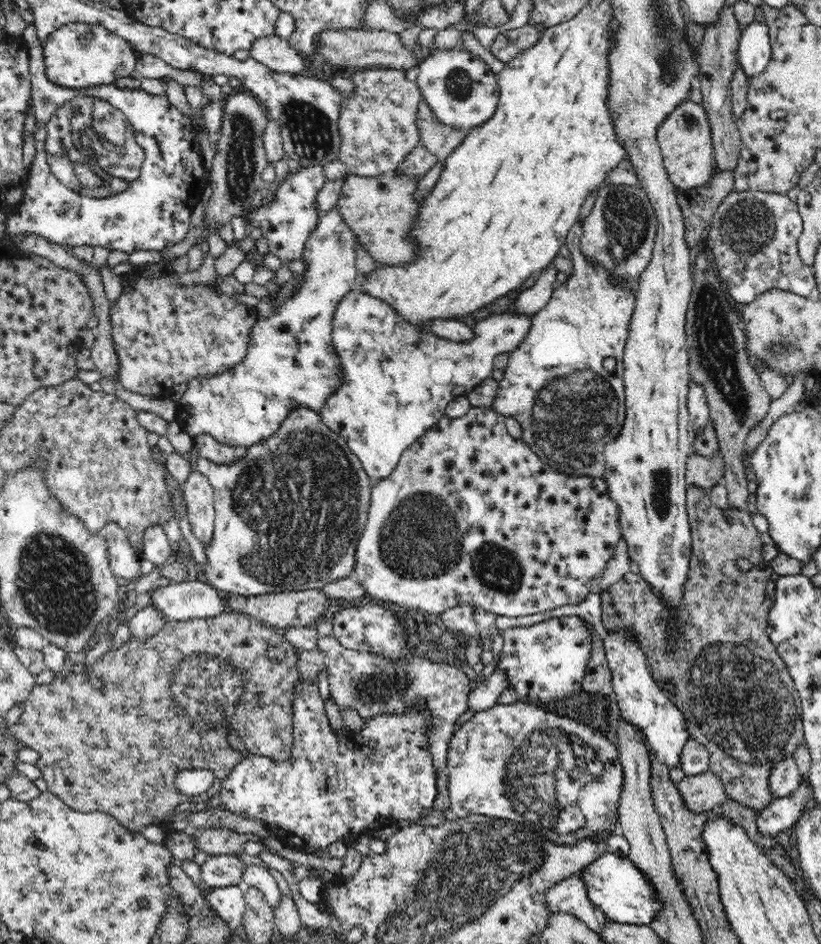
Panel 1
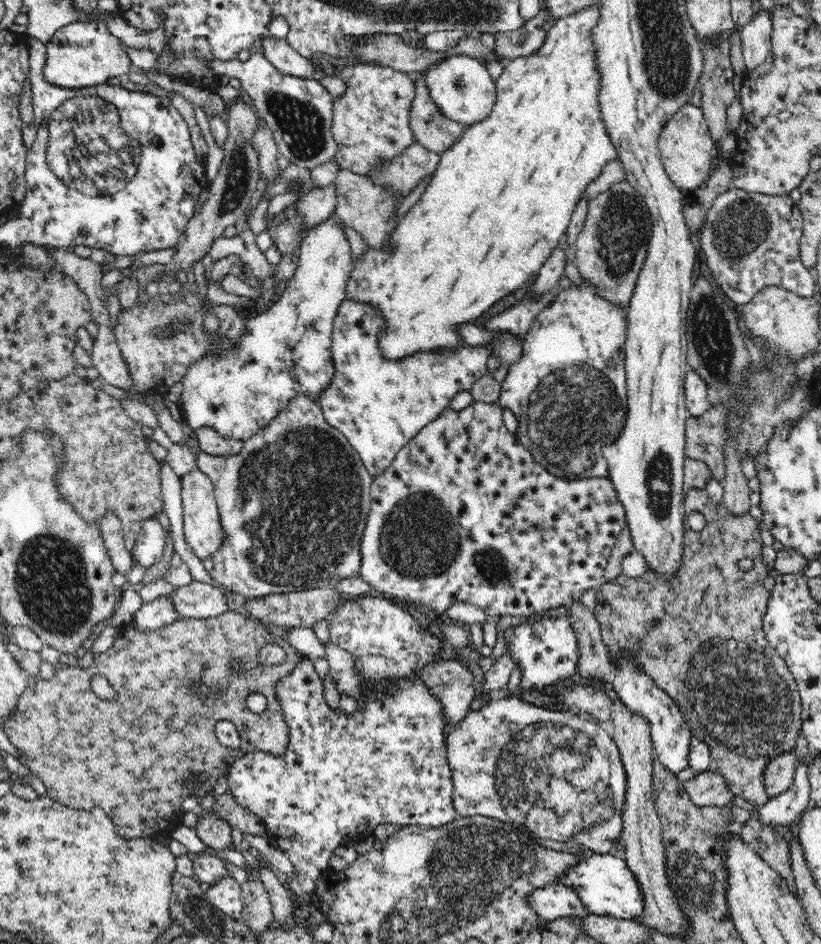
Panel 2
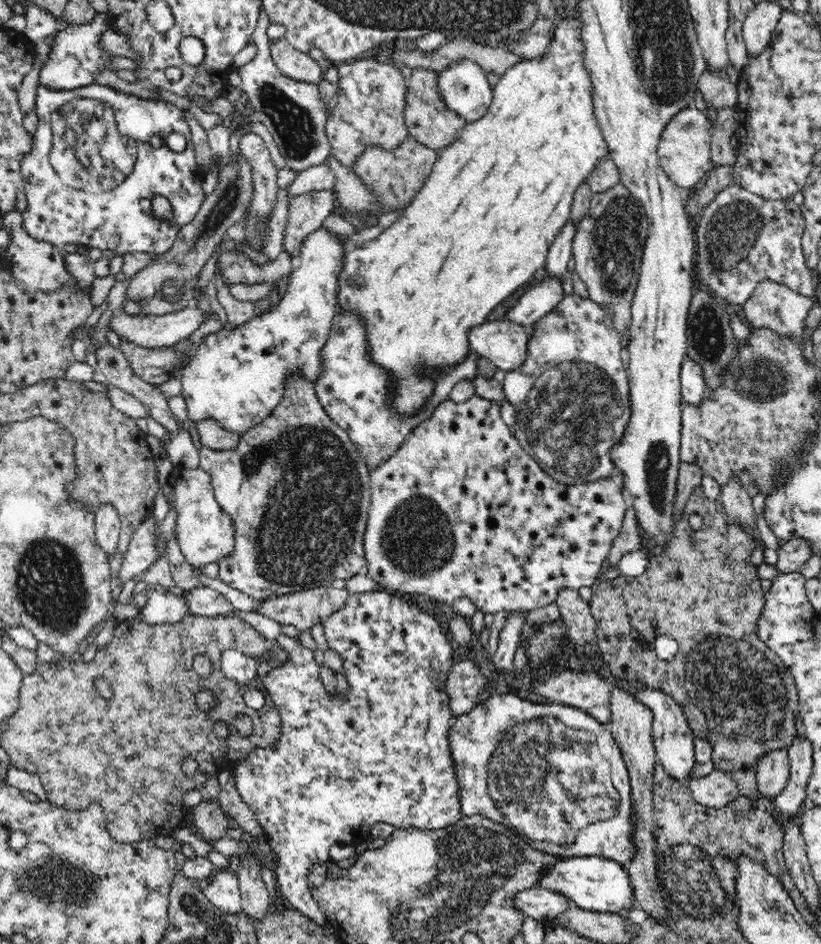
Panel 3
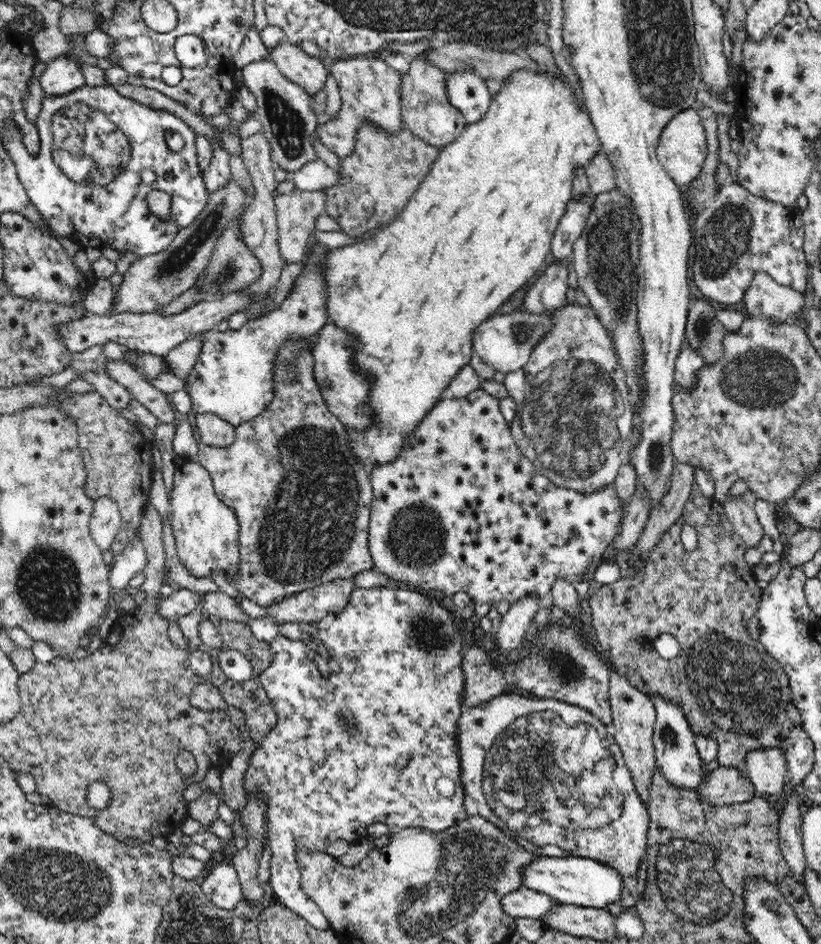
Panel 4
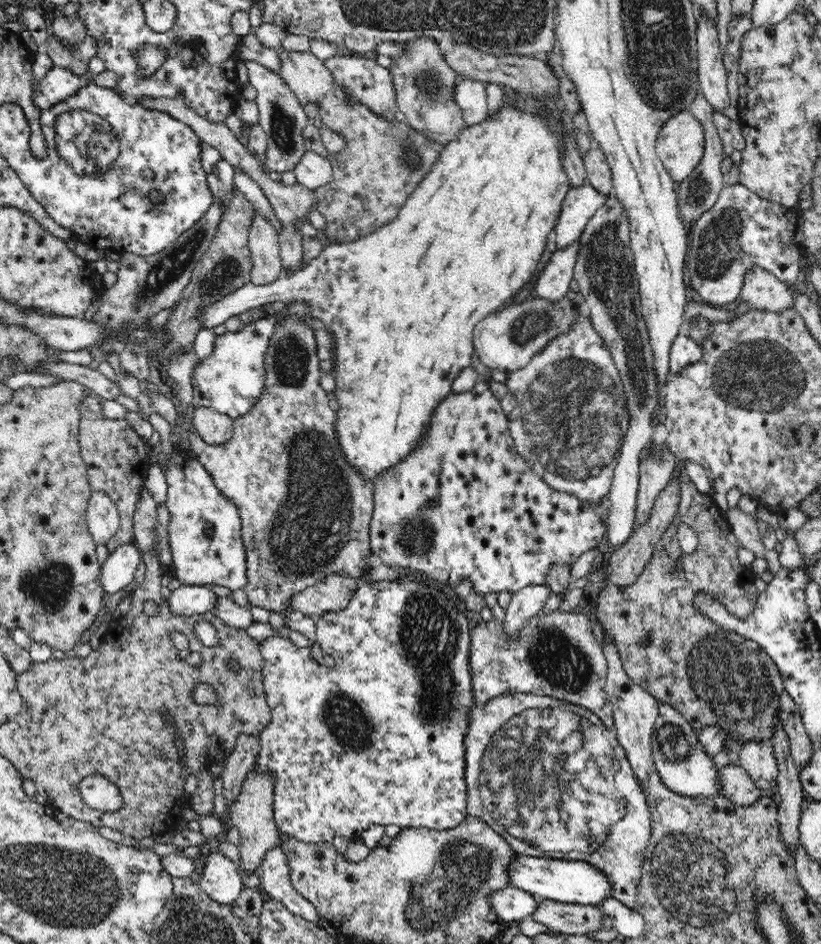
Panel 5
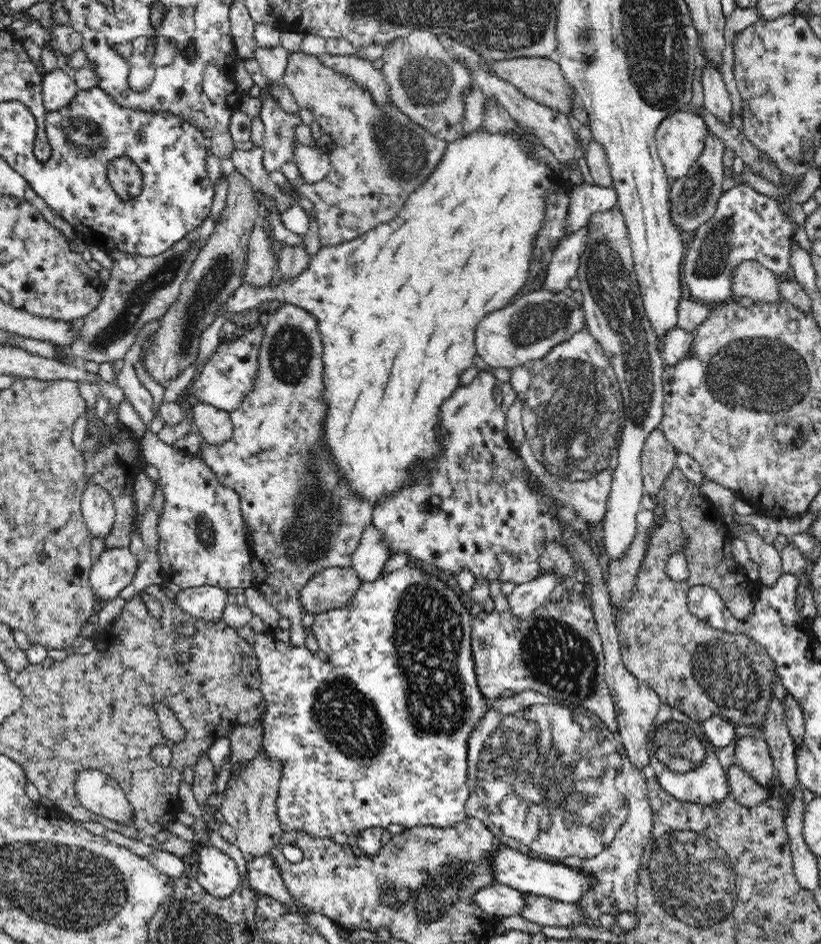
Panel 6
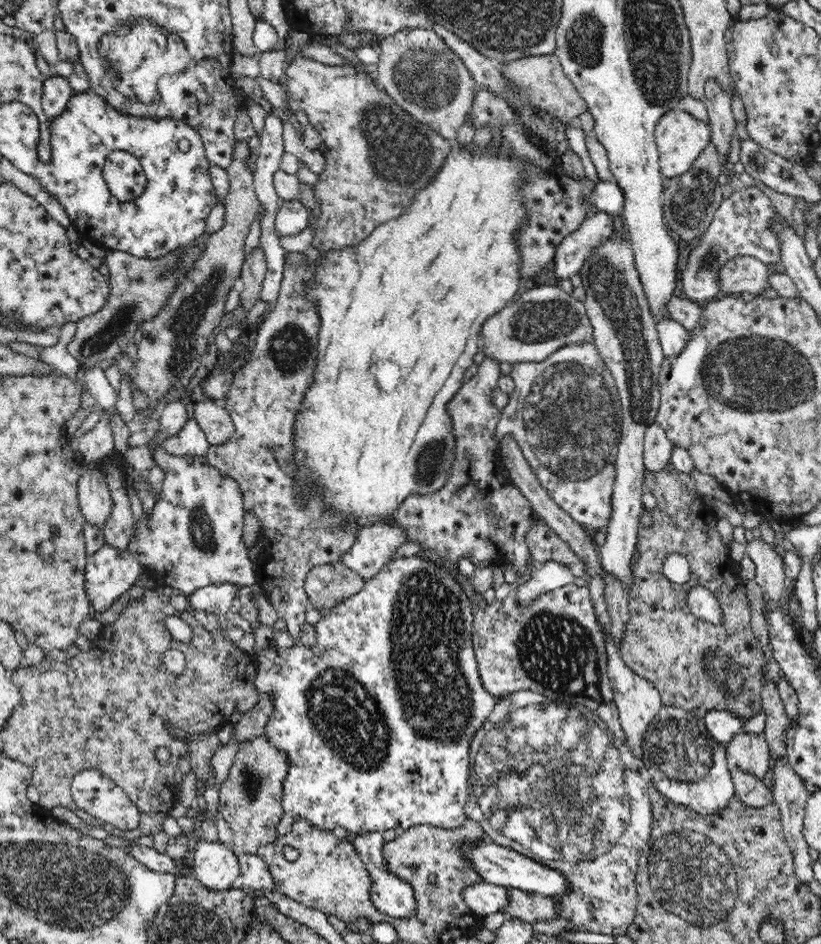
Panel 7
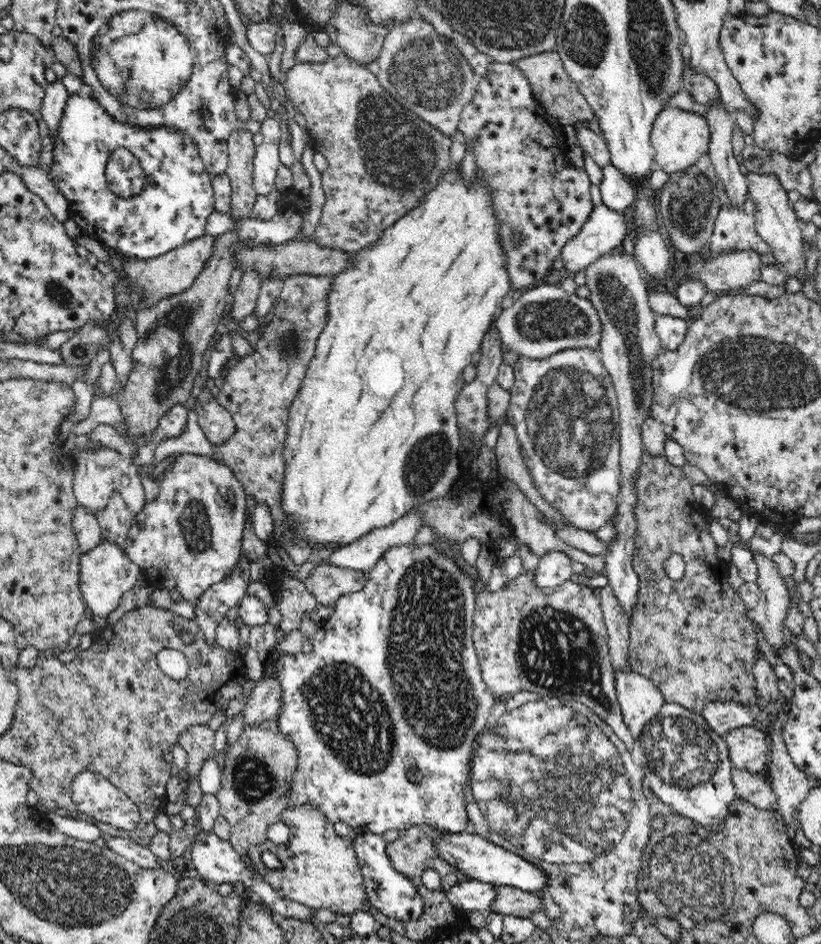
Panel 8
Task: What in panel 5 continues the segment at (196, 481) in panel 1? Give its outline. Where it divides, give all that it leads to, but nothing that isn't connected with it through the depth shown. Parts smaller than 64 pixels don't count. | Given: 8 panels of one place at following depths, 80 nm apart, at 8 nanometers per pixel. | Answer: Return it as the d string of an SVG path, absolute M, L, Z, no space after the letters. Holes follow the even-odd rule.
M175 452L168 462L165 476L168 484L166 507L170 513L168 533L170 533L170 549L172 549L174 571L176 571L174 577L172 569L167 568L167 577L172 575L182 585L216 584L229 588L231 591L246 587L248 583L246 554L241 539L240 515L234 502L220 493L206 467L193 455Z

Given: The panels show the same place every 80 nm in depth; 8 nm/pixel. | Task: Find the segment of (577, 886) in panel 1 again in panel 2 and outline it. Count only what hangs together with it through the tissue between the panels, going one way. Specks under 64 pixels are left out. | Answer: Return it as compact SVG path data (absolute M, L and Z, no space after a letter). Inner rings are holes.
M562 879L544 888L533 890L529 894L529 902L544 923L556 920L560 916L578 917L582 920L592 915L589 908L579 899L577 890L564 884Z

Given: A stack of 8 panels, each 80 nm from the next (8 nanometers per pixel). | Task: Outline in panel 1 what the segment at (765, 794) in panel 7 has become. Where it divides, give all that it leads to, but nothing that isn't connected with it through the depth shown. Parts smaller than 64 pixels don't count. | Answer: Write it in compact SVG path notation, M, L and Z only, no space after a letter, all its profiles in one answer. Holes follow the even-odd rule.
M710 770L694 776L685 775L676 788L684 805L695 814L711 811L728 800L722 781Z

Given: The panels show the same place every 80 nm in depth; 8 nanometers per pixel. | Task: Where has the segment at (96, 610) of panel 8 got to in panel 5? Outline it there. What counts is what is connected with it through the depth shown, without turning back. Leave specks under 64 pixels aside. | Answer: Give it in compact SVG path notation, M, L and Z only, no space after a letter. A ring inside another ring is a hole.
M127 543L114 550L108 560L102 564L100 581L106 594L114 594L133 583L142 560L142 554L135 543Z

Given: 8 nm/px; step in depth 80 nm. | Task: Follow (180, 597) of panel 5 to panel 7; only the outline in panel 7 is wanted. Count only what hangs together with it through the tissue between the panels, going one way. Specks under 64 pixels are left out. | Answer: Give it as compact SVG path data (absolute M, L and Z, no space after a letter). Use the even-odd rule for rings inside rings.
M228 583L196 588L187 597L188 611L206 630L214 632L229 624L228 614L238 587Z

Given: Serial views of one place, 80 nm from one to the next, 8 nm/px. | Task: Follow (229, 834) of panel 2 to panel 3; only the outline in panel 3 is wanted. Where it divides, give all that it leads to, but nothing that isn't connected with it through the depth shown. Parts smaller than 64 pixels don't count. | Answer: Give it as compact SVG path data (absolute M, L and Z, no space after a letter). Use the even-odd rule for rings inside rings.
M202 801L198 806L189 810L193 817L193 824L196 827L196 833L199 836L210 842L220 840L228 836L227 831L229 820L223 814L223 811L218 805L218 801Z

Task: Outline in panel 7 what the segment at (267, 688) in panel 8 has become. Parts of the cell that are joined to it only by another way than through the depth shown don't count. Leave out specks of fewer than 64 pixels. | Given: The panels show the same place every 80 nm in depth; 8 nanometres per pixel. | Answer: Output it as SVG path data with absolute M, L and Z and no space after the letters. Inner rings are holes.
M260 693L259 701L233 725L234 740L237 745L240 746L264 735L270 714L272 714L272 699L270 695Z

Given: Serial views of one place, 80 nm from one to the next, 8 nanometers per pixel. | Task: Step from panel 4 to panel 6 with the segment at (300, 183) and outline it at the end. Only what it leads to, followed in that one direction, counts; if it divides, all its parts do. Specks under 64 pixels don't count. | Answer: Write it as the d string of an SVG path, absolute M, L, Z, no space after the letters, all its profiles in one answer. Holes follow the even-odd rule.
M298 143L294 156L294 162L306 185L319 183L330 172L329 153L323 148L312 148Z

